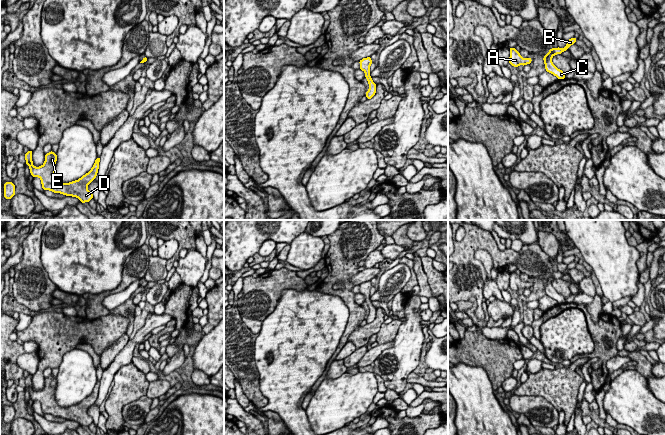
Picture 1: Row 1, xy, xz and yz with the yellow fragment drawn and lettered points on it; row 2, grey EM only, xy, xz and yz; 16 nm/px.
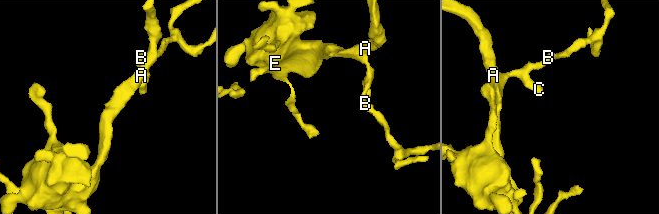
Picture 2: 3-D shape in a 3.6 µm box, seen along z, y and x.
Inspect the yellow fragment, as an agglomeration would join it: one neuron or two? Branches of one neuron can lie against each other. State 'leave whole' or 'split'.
leave whole

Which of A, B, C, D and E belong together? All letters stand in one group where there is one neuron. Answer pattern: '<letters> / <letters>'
A B C D E

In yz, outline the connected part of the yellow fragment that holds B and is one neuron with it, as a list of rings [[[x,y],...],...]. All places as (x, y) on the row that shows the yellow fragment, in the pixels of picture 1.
[[[573,37],[567,41],[567,45],[565,46],[564,49],[561,49],[560,47],[558,48],[552,48],[549,50],[549,52],[544,56],[544,64],[545,64],[545,69],[547,72],[555,75],[559,80],[560,79],[565,79],[565,74],[562,70],[558,69],[553,63],[552,63],[552,57],[556,54],[561,54],[562,52],[568,50],[570,45],[575,44],[576,38]]]

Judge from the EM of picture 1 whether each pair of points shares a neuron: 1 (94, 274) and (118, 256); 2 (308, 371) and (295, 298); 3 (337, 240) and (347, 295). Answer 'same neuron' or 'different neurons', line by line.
1: same neuron
2: same neuron
3: same neuron

